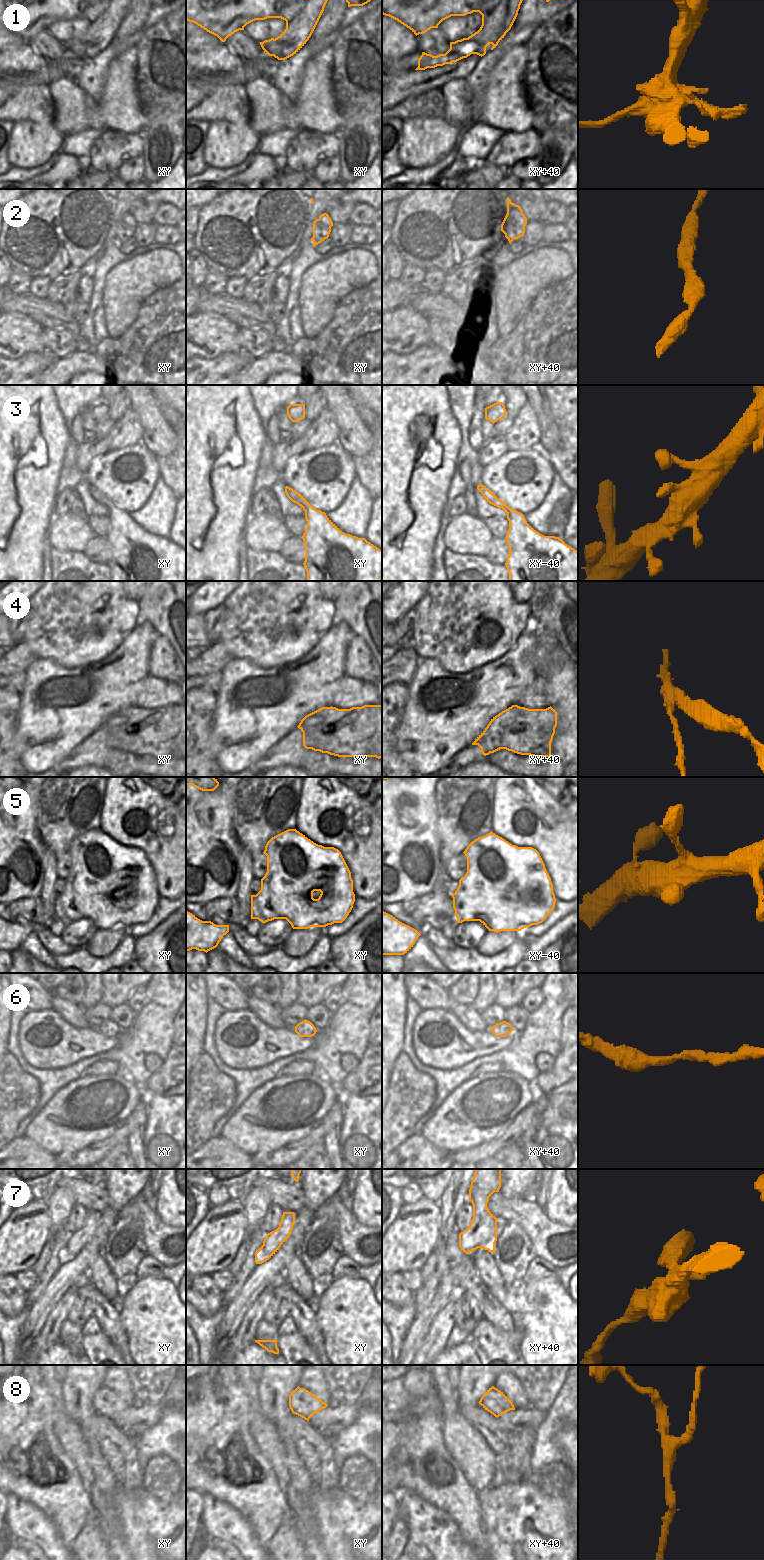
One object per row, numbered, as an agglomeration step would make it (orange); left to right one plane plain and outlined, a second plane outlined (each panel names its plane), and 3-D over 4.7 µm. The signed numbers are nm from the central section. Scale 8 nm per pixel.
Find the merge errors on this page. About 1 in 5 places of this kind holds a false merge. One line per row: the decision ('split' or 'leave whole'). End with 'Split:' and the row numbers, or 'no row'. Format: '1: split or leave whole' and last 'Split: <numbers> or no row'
1: split
2: leave whole
3: leave whole
4: split
5: leave whole
6: leave whole
7: leave whole
8: leave whole
Split: 1, 4

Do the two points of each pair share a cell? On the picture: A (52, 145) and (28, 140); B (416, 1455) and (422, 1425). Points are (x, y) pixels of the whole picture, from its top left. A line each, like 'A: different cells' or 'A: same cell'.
A: same cell
B: same cell

